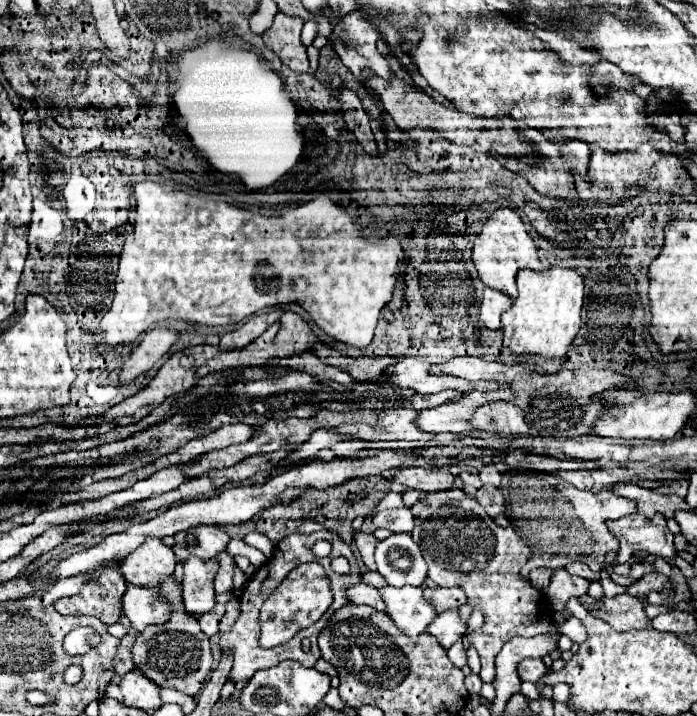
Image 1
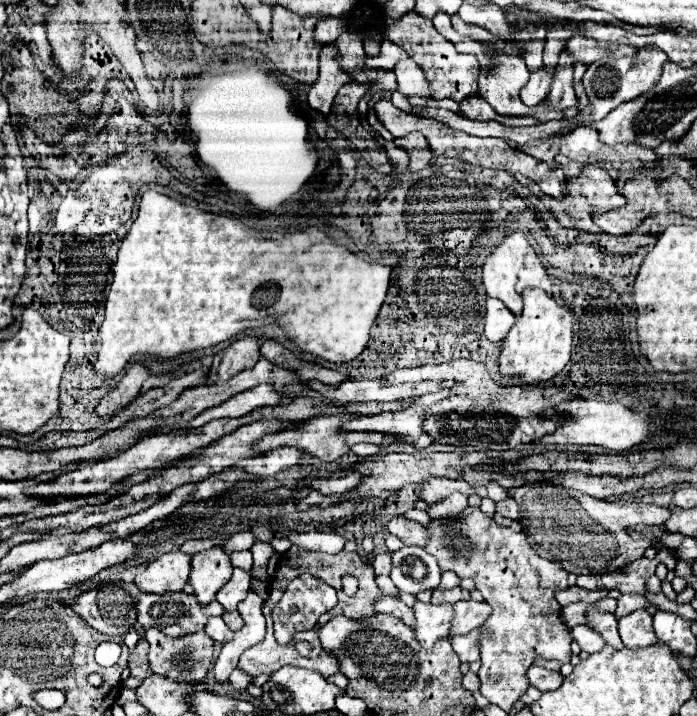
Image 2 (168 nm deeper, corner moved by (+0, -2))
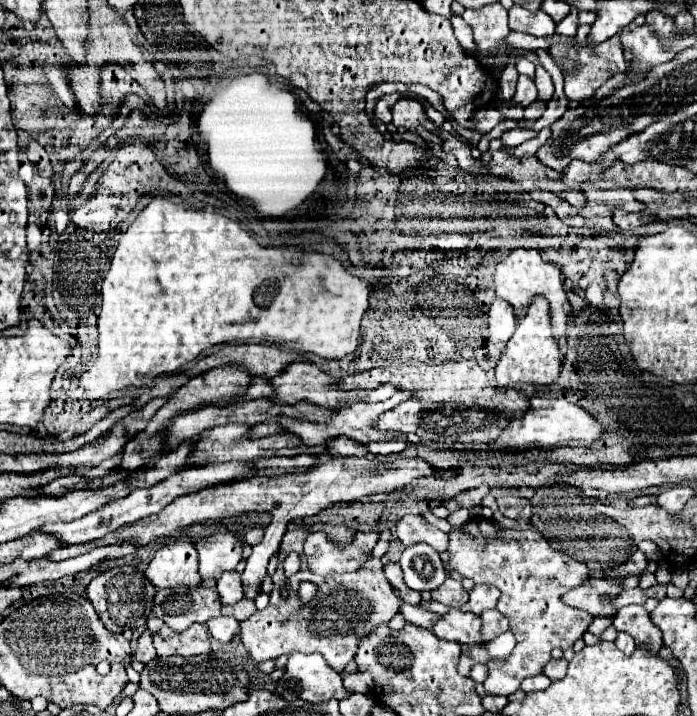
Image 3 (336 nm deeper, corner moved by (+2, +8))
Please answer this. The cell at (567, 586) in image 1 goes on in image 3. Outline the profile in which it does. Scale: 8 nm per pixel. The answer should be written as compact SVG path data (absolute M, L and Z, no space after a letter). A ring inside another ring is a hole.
M588 578L580 586L568 590L562 596L562 602L580 610L586 610L592 616L614 616L610 598L614 598L620 588L620 578Z

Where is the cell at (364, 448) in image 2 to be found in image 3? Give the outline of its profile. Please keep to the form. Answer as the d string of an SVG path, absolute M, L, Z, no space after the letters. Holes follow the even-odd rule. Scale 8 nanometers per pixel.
M384 438L377 442L369 442L366 444L367 449L374 455L387 456L390 454L398 454L406 448L406 440L404 438Z

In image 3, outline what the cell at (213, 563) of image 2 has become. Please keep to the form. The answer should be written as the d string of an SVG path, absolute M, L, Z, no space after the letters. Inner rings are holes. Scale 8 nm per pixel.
M218 532L196 544L200 556L200 578L220 578L222 572L234 570L242 560L242 546L232 532Z

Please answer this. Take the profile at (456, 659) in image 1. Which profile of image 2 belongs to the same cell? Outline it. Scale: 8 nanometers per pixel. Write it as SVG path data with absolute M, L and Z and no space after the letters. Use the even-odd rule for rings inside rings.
M478 628L478 630L472 630L470 634L466 634L466 636L454 636L454 638L450 638L450 642L452 642L452 648L454 648L454 652L458 654L458 658L462 660L462 662L474 662L474 660L480 660L480 634L482 634L482 630Z

